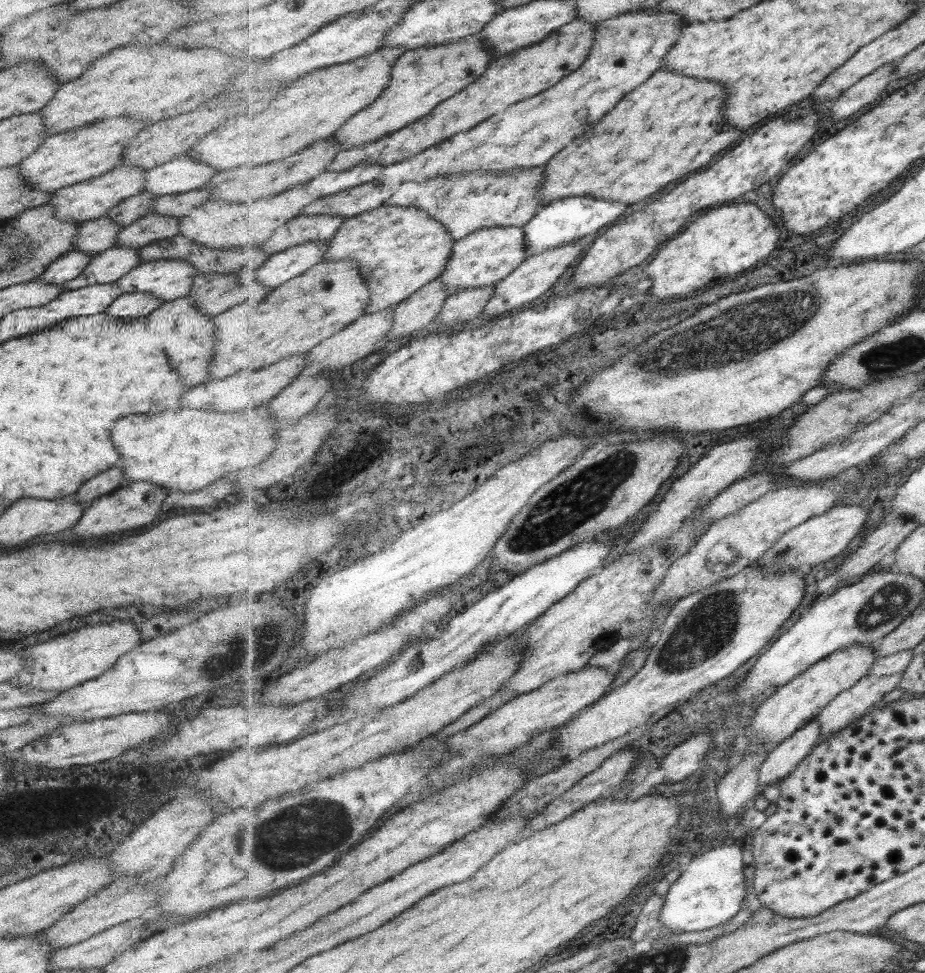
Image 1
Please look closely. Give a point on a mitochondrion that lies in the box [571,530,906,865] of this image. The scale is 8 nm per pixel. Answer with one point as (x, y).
(707, 627)

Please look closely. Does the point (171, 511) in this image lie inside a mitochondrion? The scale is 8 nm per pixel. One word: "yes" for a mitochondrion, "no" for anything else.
no

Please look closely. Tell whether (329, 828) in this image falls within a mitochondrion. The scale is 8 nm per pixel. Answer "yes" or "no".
yes

